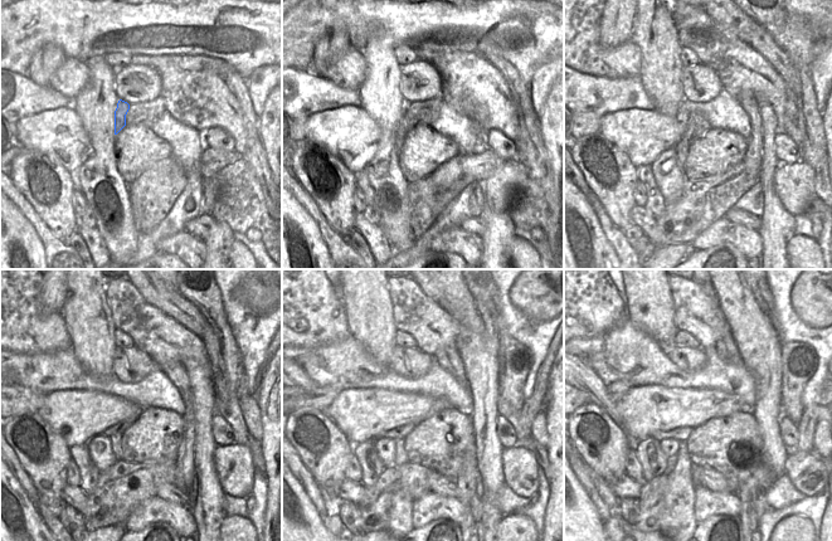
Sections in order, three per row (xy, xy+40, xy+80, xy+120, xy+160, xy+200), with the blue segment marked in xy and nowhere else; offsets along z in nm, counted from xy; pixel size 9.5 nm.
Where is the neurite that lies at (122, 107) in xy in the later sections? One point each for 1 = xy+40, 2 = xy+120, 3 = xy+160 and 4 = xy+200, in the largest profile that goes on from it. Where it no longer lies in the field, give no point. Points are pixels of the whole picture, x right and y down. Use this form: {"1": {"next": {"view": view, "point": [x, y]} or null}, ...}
{"1": {"next": {"view": "xy+40", "point": [402, 127]}}, "2": {"next": {"view": "xy+120", "point": [116, 439]}}, "3": {"next": {"view": "xy+160", "point": [400, 454]}}, "4": {"next": {"view": "xy+200", "point": [677, 522]}}}

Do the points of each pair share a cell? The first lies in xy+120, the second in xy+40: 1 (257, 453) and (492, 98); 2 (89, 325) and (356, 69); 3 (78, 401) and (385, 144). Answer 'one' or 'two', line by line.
1: one
2: two
3: two

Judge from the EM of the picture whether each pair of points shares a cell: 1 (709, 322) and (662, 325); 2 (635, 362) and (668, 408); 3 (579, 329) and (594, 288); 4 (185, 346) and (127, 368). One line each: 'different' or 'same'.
1: different
2: different
3: same
4: different

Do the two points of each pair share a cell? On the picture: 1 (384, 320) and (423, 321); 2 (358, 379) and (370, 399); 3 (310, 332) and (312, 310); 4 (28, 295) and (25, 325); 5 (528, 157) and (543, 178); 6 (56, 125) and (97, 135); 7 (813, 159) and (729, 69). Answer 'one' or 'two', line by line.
1: two
2: two
3: one
4: one
5: one
6: two
7: one

